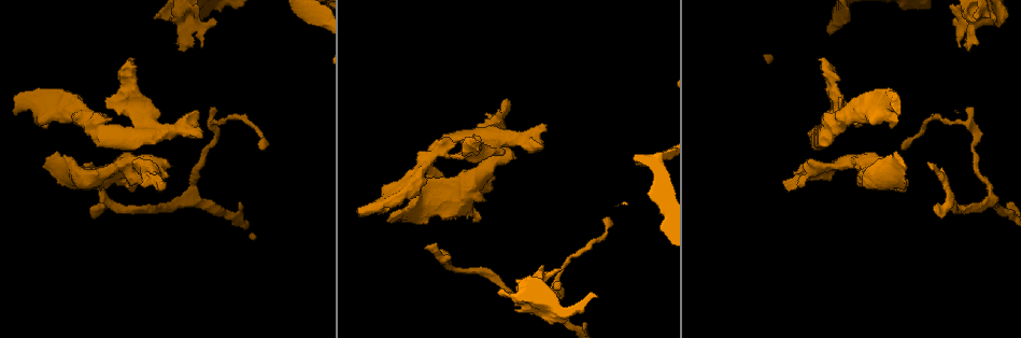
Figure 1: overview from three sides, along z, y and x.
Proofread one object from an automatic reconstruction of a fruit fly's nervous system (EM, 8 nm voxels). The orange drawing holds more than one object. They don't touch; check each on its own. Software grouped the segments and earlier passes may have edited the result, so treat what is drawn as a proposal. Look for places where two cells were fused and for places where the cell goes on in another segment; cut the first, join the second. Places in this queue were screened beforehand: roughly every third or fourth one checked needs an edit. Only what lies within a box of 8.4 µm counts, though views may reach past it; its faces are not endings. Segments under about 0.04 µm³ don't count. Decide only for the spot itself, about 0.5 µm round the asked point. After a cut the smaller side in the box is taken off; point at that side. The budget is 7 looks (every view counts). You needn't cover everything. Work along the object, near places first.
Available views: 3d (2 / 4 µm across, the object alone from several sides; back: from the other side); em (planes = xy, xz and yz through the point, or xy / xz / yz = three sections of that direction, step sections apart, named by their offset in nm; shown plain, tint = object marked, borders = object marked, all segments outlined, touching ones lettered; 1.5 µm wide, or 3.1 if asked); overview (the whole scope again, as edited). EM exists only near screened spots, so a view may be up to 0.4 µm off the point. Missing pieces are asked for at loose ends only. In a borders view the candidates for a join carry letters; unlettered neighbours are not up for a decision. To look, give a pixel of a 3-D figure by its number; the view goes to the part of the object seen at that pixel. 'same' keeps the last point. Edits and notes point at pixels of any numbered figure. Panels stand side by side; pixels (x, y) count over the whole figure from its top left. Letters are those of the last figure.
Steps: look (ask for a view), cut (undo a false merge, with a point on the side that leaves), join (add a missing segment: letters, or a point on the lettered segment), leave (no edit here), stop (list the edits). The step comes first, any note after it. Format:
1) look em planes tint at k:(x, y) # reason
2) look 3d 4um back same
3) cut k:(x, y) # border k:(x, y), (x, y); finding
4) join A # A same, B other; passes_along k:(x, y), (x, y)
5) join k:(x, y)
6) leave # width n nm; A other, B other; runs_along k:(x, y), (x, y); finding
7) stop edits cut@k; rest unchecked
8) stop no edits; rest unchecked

look 3d 4um at 1:(91, 208) # branch stops here

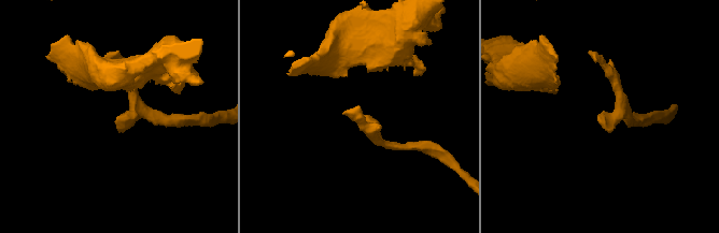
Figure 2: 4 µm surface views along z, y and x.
look em xy step 4 borders at 2:(602, 120) # now the EM

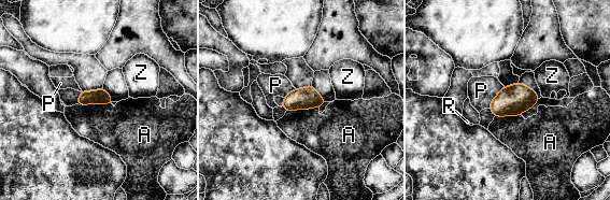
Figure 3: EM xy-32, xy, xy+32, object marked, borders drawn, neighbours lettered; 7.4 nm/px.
look em planes borders same

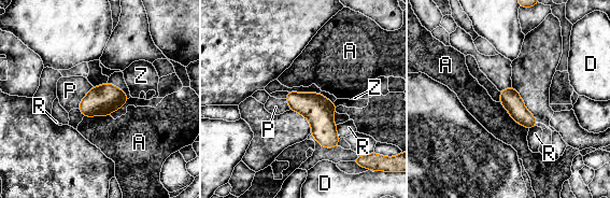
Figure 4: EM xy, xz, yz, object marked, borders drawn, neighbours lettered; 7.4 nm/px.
leave # A other, D other, P other, R other, Z other; border 4:(499, 102), (518, 123), (528, 130); no lettered segment goes on from it

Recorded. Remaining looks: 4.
look 3d 2um back at 1:(17, 113) # free end

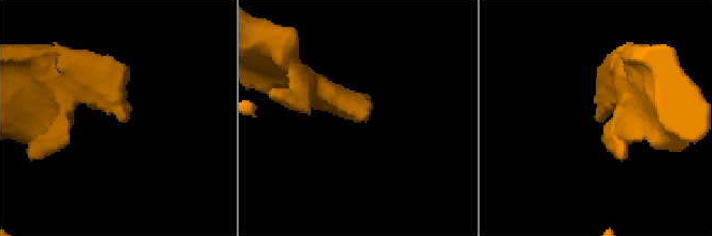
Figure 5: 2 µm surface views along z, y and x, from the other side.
look em planes plain at 5:(595, 115) # shape alone is not enough

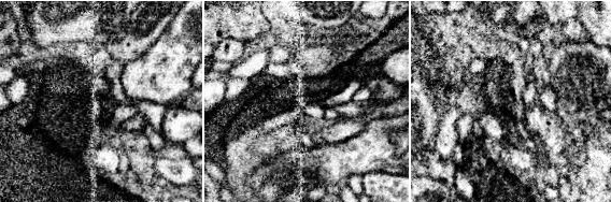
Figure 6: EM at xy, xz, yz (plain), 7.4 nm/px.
look em planes borders same

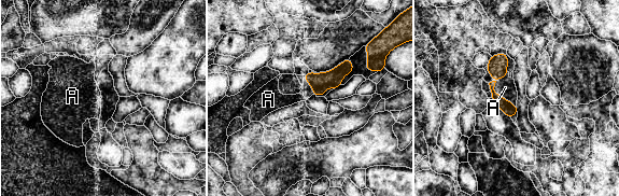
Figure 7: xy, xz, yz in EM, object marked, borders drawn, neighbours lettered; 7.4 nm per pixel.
join A # longest_contact A 280 nm; A same; the cell continues

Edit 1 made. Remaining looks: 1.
stop edits join@7; rest unchecked

